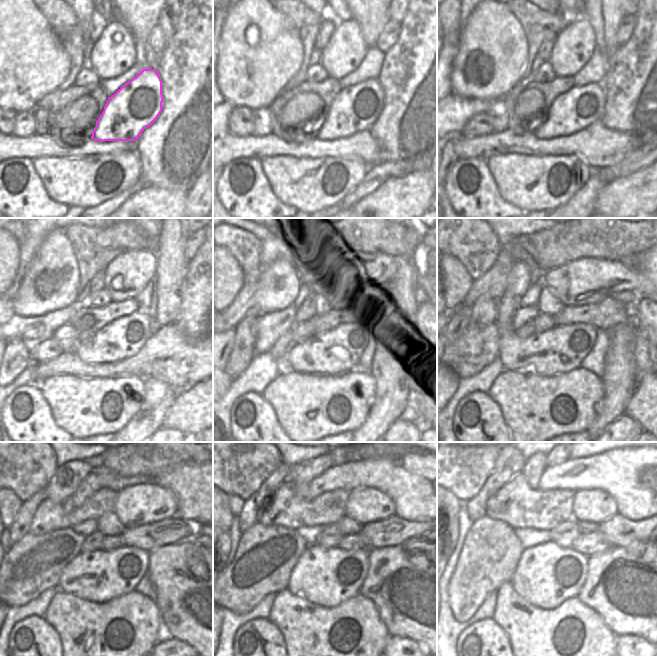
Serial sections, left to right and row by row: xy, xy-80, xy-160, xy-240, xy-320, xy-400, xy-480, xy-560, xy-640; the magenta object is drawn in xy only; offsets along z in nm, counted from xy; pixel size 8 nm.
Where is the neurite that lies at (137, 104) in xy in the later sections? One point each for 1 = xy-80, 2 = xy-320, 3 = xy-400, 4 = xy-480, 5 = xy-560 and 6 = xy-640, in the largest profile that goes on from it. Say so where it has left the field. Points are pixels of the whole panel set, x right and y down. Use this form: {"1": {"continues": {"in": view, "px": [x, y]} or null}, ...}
{"1": {"continues": {"in": "xy-80", "px": [356, 108]}}, "2": {"continues": {"in": "xy-320", "px": [335, 351]}}, "3": {"continues": {"in": "xy-400", "px": [561, 349]}}, "4": {"continues": {"in": "xy-480", "px": [99, 576]}}, "5": {"continues": {"in": "xy-560", "px": [326, 577]}}, "6": {"continues": {"in": "xy-640", "px": [546, 575]}}}

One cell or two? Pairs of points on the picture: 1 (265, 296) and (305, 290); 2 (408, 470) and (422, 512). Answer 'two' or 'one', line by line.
1: two
2: one

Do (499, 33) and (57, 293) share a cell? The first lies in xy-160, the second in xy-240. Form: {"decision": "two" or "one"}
{"decision": "one"}

